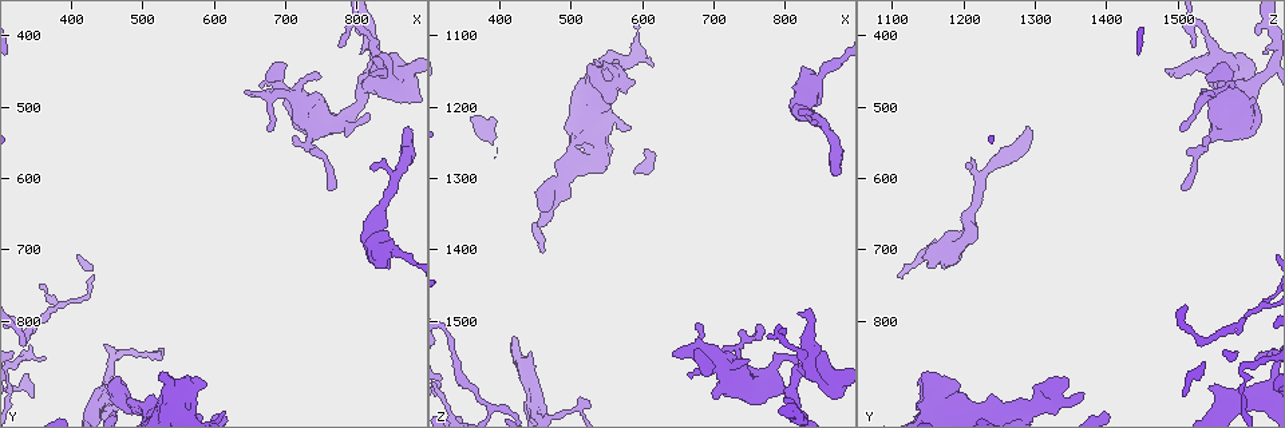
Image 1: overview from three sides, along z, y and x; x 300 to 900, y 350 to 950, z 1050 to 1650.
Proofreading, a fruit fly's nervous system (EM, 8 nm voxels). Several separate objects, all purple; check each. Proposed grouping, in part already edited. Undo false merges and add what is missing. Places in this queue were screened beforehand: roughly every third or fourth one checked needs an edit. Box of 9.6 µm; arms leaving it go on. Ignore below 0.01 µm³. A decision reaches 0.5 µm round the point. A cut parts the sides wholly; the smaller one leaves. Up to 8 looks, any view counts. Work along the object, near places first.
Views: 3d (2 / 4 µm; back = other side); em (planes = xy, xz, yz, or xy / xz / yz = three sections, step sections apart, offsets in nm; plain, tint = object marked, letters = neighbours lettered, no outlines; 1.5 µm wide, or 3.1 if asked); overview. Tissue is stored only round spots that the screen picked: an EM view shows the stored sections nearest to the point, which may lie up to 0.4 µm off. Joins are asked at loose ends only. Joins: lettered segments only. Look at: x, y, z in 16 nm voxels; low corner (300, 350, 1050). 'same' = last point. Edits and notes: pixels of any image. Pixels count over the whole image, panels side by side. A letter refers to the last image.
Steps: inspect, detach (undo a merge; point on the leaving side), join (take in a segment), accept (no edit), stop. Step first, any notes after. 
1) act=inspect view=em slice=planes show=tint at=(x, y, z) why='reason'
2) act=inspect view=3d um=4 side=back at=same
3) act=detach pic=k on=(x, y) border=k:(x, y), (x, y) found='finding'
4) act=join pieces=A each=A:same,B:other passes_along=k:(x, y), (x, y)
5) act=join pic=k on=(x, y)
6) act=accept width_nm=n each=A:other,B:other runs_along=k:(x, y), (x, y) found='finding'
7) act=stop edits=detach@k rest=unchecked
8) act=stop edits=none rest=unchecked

act=inspect view=3d um=4 at=(820, 585, 1205) why='free end'

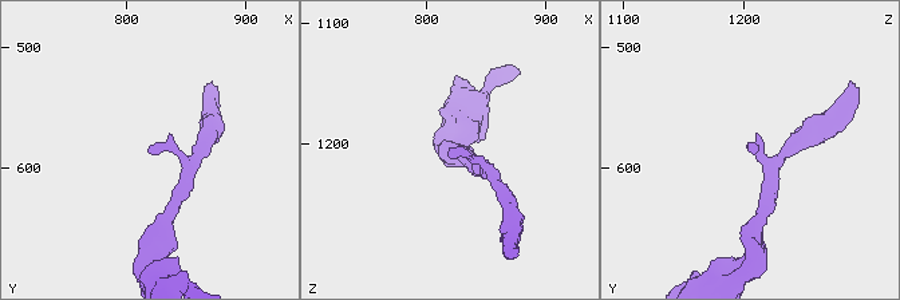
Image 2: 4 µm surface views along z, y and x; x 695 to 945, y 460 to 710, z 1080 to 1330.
act=inspect view=em slice=planes show=letters at=(820, 590, 1210)

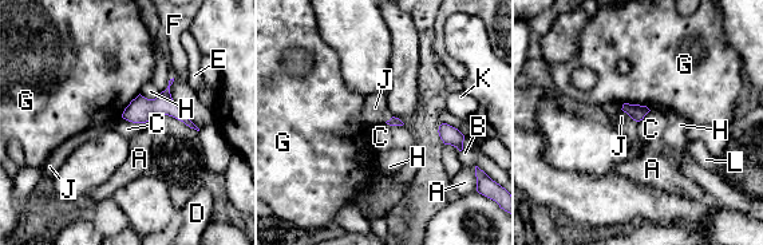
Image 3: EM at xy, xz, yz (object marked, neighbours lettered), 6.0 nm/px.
act=accept each=A:other,B:other,C:other,D:other,E:other,F:other,G:other,H:other,J:other,K:other,L:other border=3:(121, 117), (133, 122), (149, 122) found='none of them fits'

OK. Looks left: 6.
act=inspect view=em slice=xy step=4 show=letters at=(745, 460, 1555) why='free end'

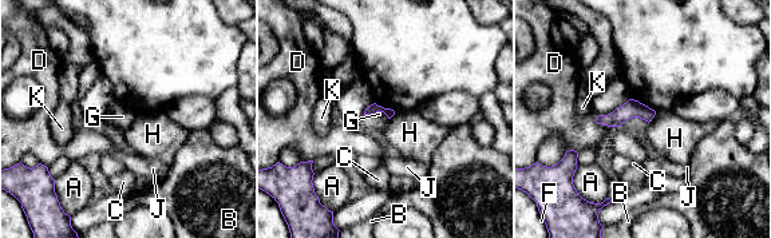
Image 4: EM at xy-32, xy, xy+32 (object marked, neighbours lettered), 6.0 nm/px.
act=inspect view=em slice=planes show=letters at=same why='another direction'

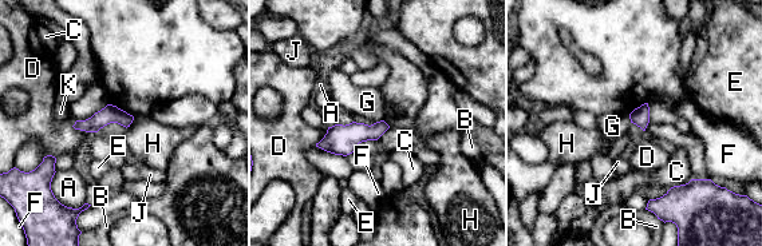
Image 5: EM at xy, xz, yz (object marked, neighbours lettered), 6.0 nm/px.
act=accept each=A:other,B:other,C:other,D:other,E:other,F:other,G:other,H:other,J:other,K:other runs_along=5:(129, 118), (101, 118), (78, 126) found='no lettered segment goes on from it'

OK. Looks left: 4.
act=inspect view=em slice=planes show=letters at=(675, 535, 1505) why='tapers out'

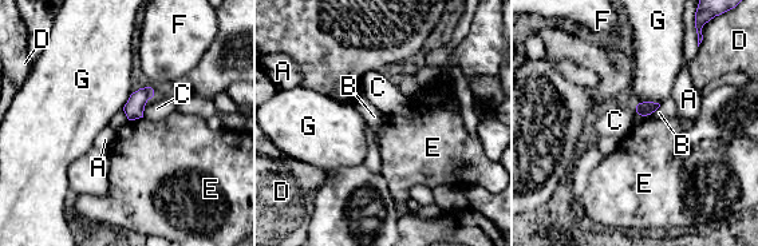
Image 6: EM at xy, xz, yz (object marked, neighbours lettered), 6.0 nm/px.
act=accept each=A:other,B:other,C:other,D:other,E:other,F:other,G:other border=6:(660, 104), (646, 115), (635, 111) found='none of them fits'

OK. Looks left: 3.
act=stop edits=none rest=unchecked

